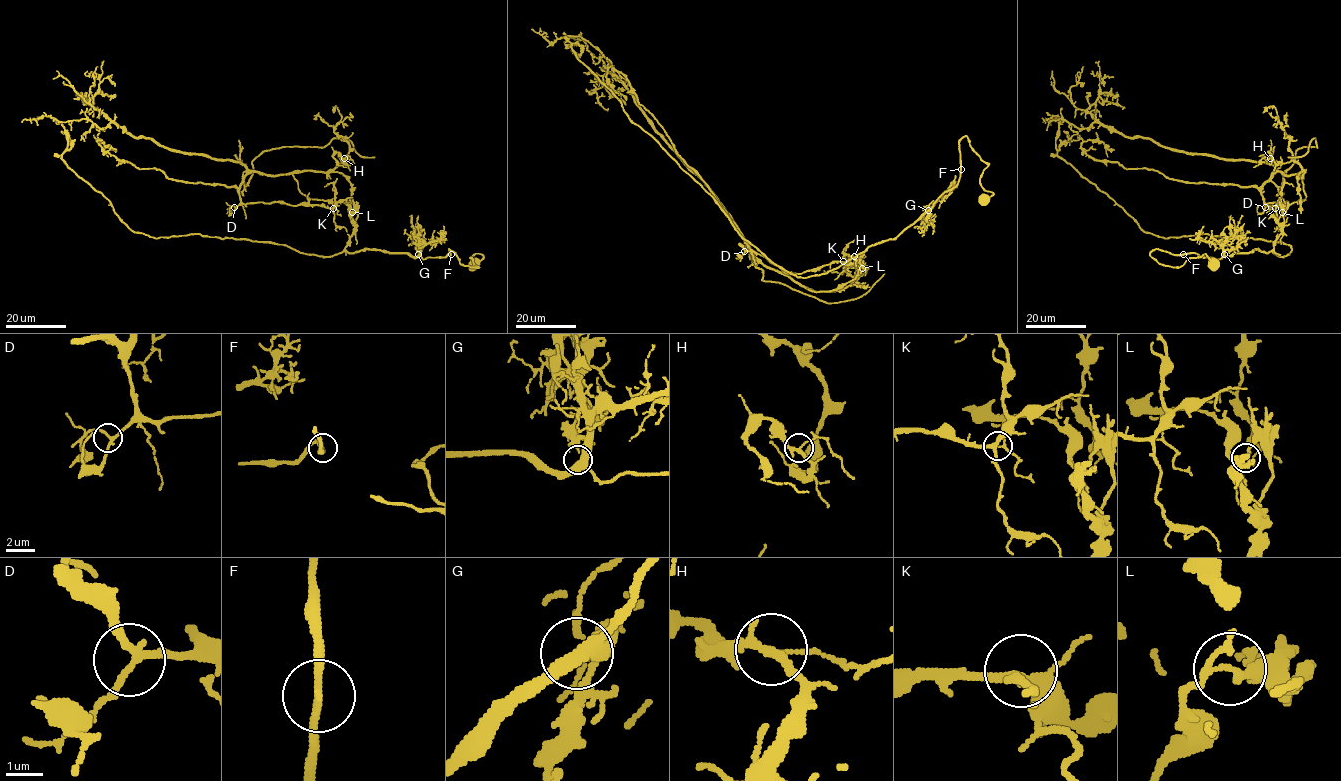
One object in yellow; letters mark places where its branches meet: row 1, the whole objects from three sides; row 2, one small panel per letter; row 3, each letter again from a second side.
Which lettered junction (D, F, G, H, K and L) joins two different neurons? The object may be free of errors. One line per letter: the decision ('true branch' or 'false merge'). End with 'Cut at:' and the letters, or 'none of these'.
D: true branch
F: true branch
G: true branch
H: true branch
K: true branch
L: false merge
Cut at: L

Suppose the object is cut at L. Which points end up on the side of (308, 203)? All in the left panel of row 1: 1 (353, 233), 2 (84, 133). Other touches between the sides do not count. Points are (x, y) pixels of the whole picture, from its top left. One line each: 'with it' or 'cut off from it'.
1: cut off from it
2: with it

